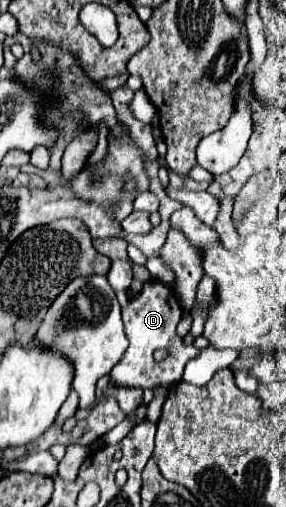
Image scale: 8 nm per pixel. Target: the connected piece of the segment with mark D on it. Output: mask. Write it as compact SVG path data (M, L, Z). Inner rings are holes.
M147 281L143 285L143 291L139 297L135 297L129 307L123 309L123 323L125 333L129 339L129 347L121 359L109 373L111 385L115 387L141 387L141 389L153 389L157 385L171 387L173 383L181 381L181 373L185 363L197 355L197 347L185 345L181 337L177 337L175 327L181 319L181 305L173 293L171 287L163 285L161 281ZM157 349L165 349L167 357L163 361L155 361L153 353Z

